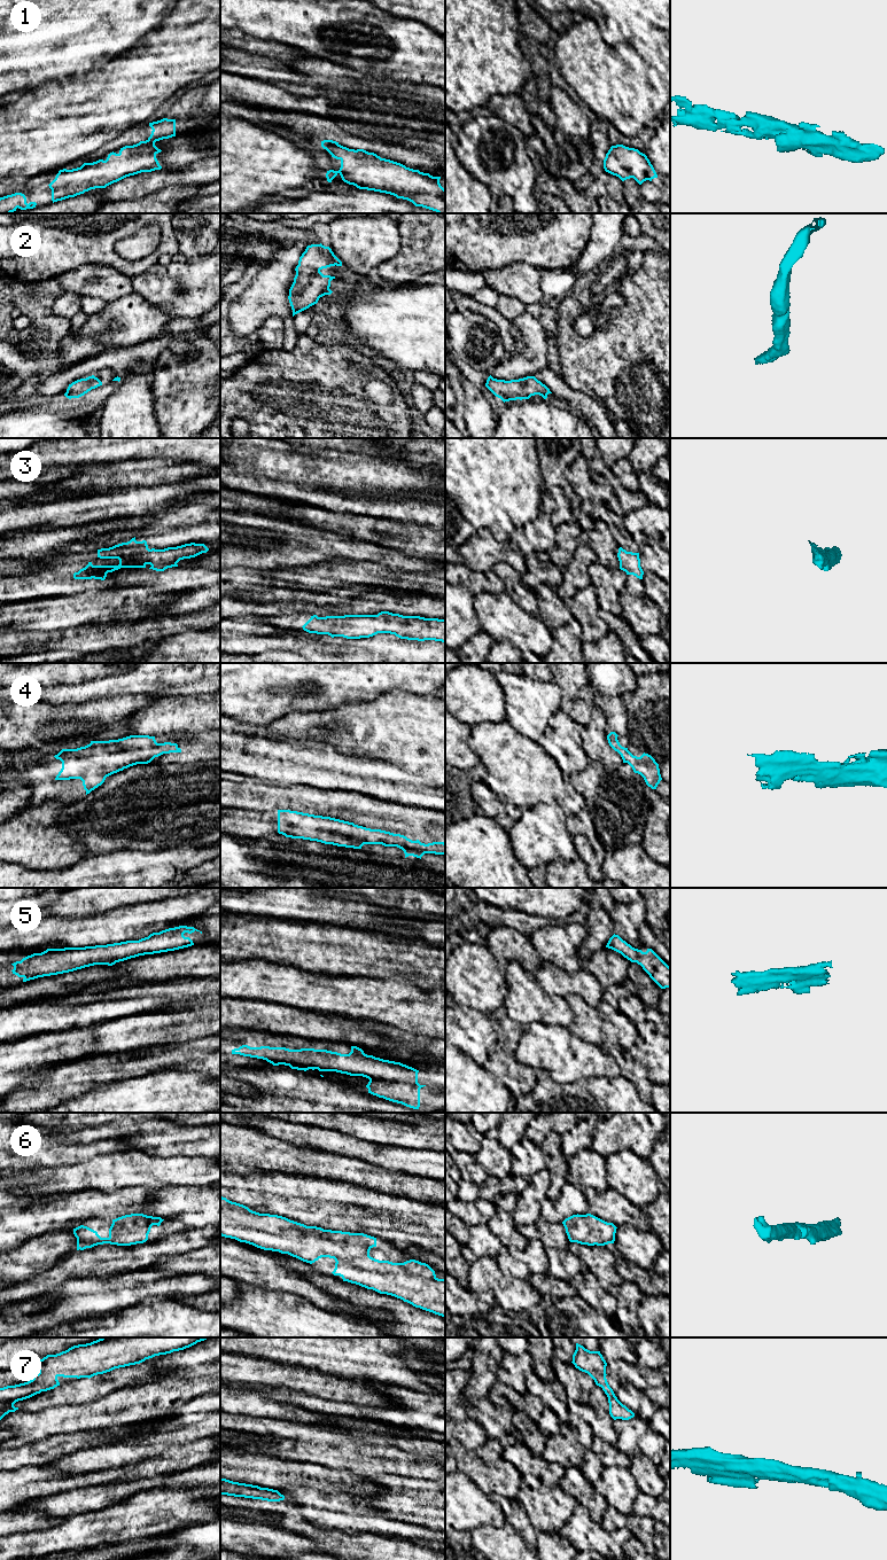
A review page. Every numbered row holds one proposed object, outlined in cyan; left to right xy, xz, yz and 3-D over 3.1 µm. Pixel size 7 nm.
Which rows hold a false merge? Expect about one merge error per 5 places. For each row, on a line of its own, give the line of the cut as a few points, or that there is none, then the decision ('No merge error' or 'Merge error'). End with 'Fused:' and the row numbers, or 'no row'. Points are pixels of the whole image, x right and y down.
1: No split. No merge error
2: No split. No merge error
3: No split. No merge error
4: No split. No merge error
5: No split. No merge error
6: No split. No merge error
7: No split. No merge error
Fused: no row

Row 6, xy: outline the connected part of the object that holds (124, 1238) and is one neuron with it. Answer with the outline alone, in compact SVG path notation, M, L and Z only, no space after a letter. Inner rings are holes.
M143 1214L125 1215L112 1219L108 1238L101 1238L96 1231L80 1225L73 1228L73 1234L77 1238L77 1250L103 1243L117 1246L143 1243L148 1240L151 1226L159 1226L163 1220L161 1217Z

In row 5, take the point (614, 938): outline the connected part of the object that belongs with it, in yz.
M615 934L609 938L606 947L621 953L631 962L640 965L661 989L670 988L670 967L652 949L643 952Z

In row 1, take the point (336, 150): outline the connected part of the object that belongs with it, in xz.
M333 140L321 141L321 147L341 161L339 171L327 171L328 182L340 174L344 182L359 189L390 194L415 206L445 213L445 189L439 184L441 177L406 167L364 149L349 149Z

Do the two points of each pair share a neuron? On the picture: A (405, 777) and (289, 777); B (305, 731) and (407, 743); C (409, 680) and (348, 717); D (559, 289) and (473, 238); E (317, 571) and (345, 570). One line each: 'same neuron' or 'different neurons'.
A: same neuron
B: same neuron
C: different neurons
D: different neurons
E: same neuron

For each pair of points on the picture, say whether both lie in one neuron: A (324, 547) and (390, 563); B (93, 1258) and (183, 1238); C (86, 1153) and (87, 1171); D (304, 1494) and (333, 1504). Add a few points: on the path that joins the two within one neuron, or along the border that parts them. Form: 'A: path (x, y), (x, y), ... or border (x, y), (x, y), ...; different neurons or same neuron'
A: path (340, 548), (374, 553); same neuron
B: path (115, 1258), (145, 1256), (161, 1249); same neuron
C: border (111, 1152), (104, 1155), (95, 1155), (77, 1163); different neurons
D: path (311, 1497), (326, 1500); same neuron

